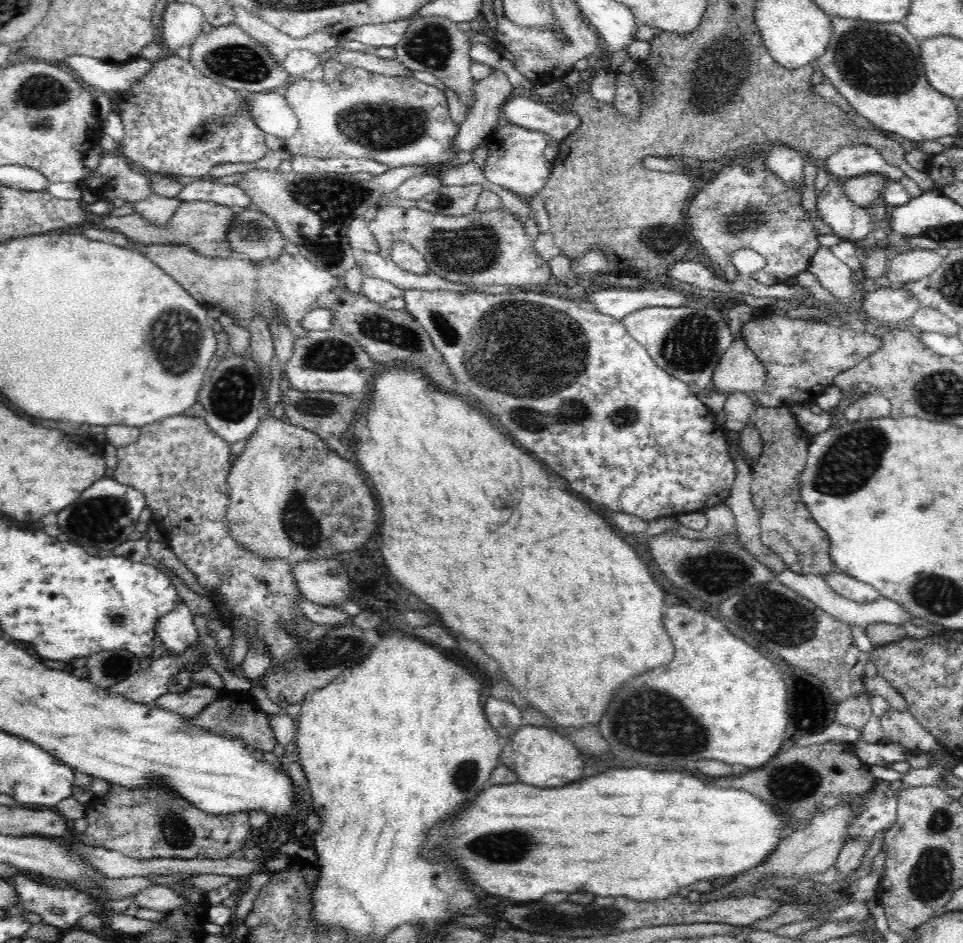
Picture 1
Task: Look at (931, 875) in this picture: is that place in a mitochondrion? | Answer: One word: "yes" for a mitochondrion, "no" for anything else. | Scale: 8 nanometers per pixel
yes

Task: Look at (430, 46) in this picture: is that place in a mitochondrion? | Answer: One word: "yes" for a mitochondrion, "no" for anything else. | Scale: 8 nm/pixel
yes

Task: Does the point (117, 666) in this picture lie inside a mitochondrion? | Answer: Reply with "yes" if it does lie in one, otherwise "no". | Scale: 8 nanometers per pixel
yes

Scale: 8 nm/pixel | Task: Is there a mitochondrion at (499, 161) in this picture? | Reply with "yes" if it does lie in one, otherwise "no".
no

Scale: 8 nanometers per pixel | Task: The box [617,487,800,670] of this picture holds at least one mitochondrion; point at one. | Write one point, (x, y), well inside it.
(724, 562)

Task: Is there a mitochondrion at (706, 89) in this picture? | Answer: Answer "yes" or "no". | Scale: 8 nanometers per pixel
yes

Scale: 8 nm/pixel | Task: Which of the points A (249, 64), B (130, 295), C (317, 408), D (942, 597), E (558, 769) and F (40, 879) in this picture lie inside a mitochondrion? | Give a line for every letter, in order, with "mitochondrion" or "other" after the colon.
A: mitochondrion
B: other
C: mitochondrion
D: mitochondrion
E: other
F: other

